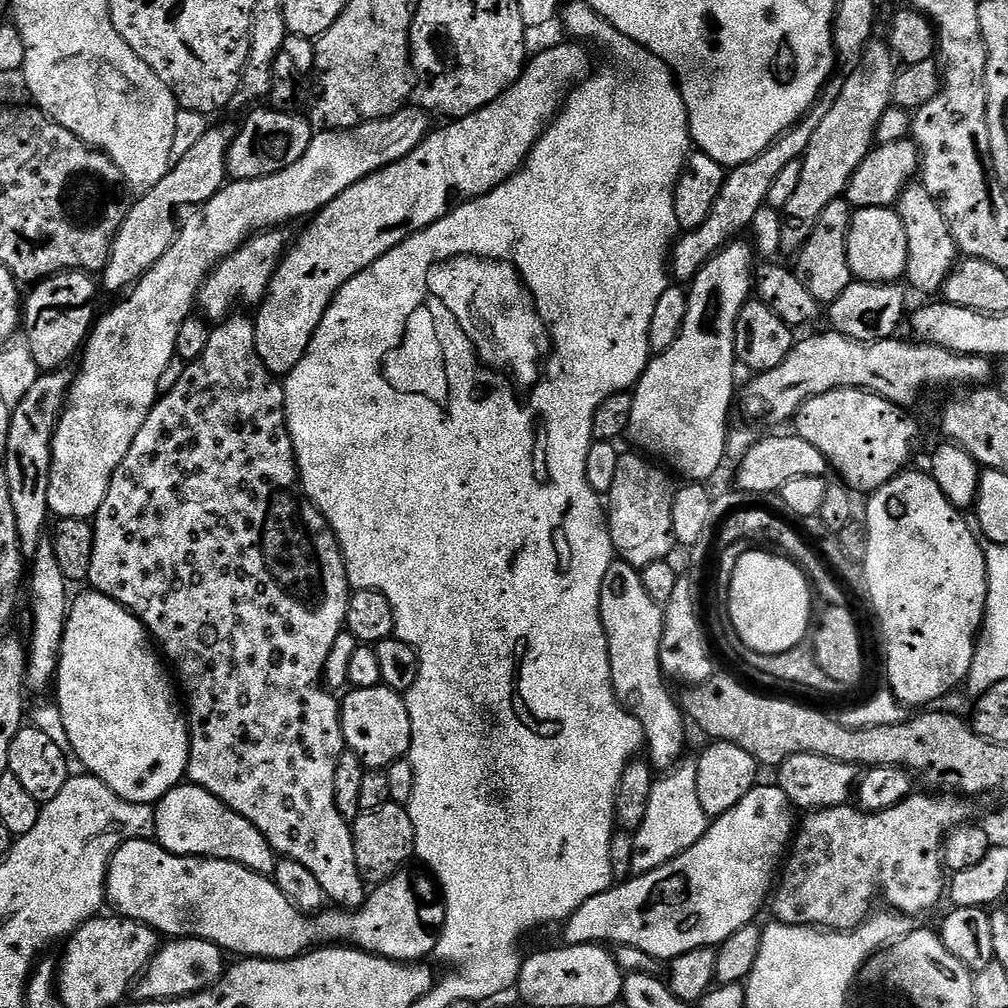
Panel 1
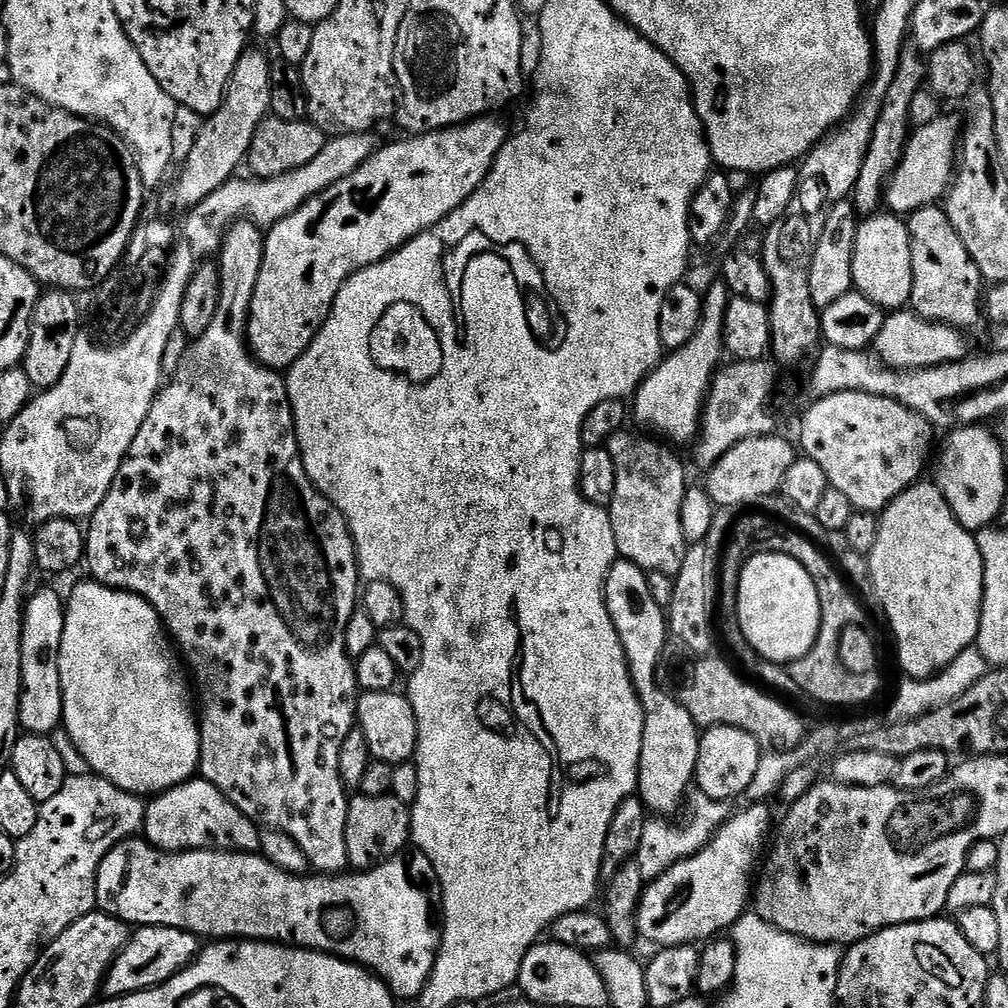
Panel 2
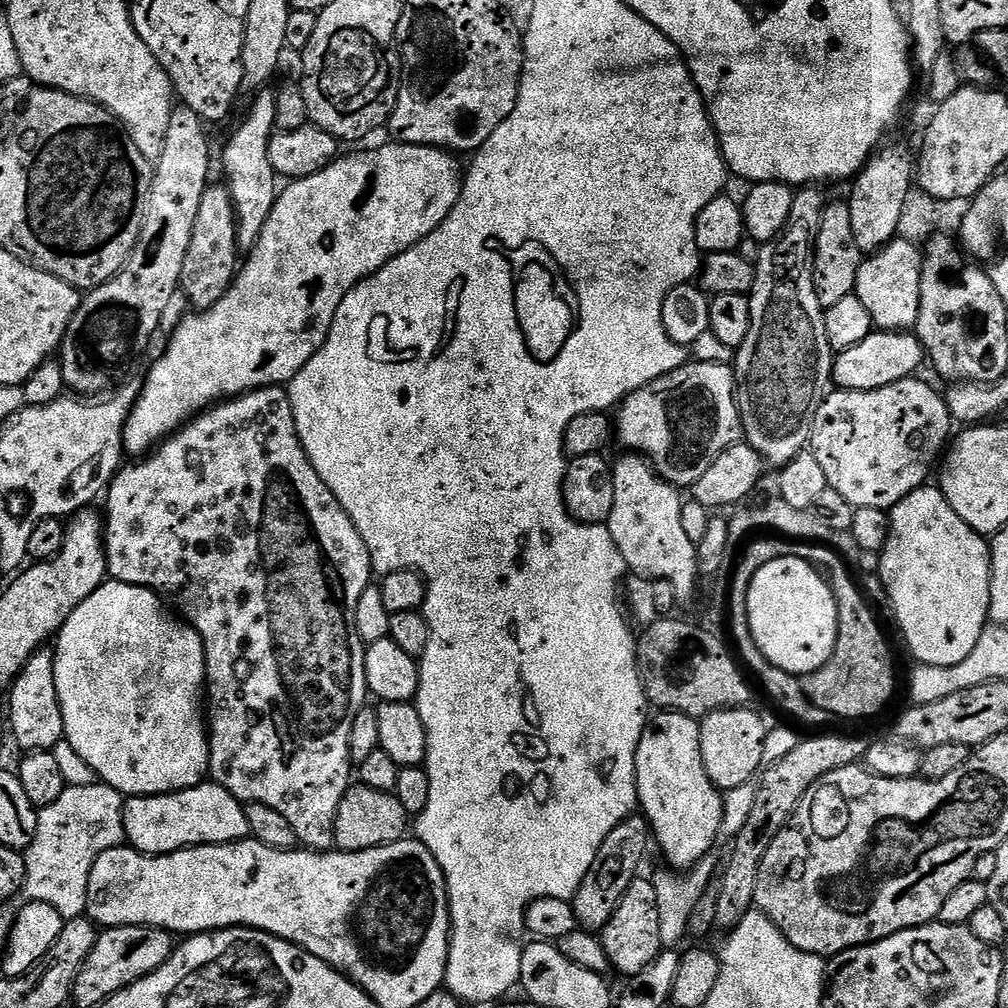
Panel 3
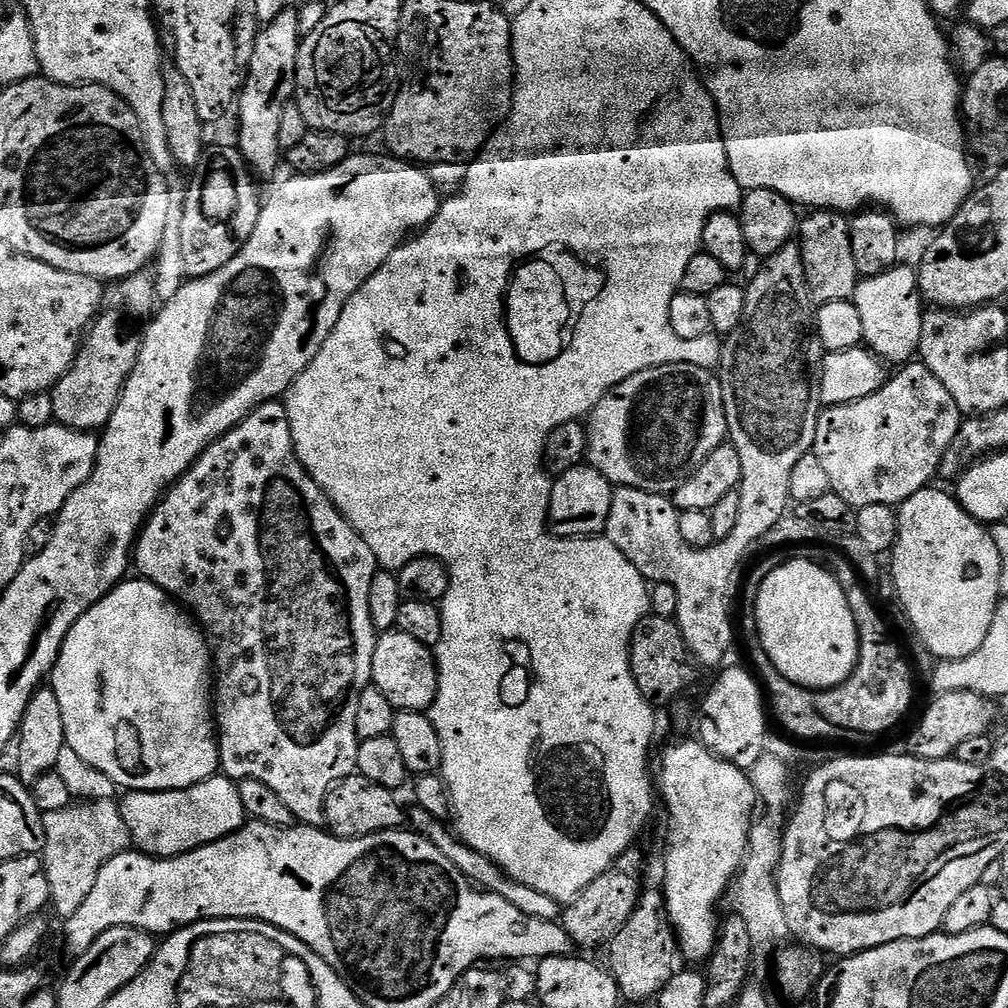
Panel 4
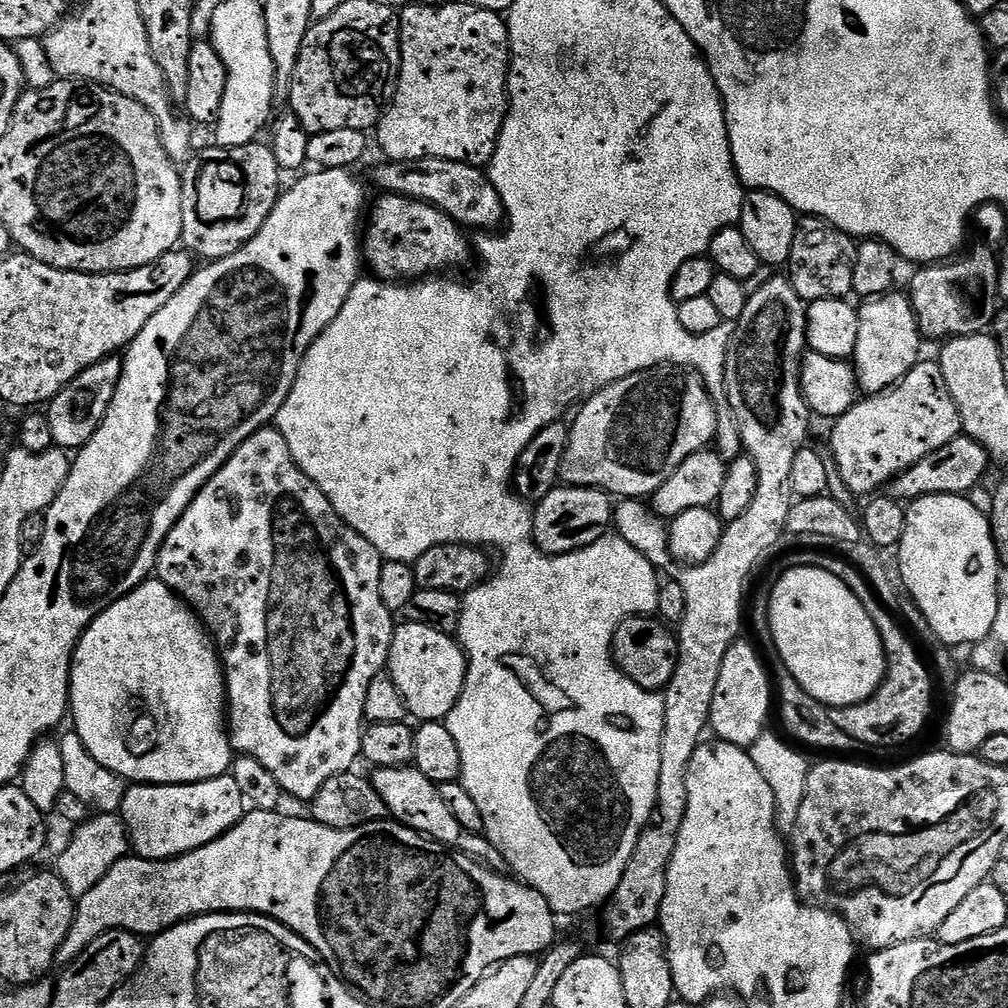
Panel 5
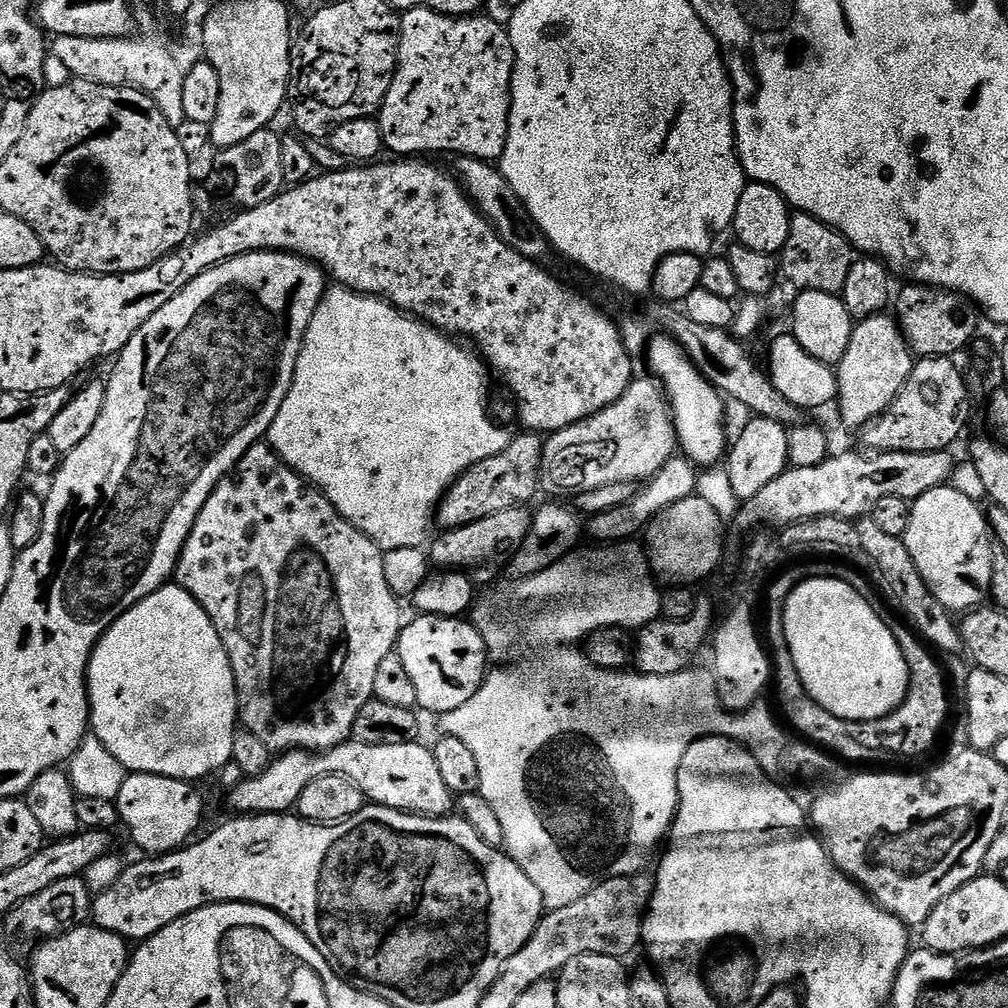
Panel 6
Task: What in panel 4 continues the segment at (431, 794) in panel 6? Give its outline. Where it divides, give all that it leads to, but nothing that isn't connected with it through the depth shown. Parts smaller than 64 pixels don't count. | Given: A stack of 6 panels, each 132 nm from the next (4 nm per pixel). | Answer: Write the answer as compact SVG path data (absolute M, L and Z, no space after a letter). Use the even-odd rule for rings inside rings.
M413 807L411 811L411 827L419 832L421 836L431 840L434 846L438 846L438 850L442 850L442 854L446 854L446 858L450 858L450 862L454 862L454 866L458 866L461 874L472 881L476 887L483 888L485 892L493 892L502 898L506 898L506 902L510 902L510 906L518 906L518 910L522 910L524 914L530 914L532 918L554 921L561 919L562 905L554 898L550 898L550 894L542 894L542 890L534 890L534 886L526 886L522 882L510 878L490 858L486 858L482 854L473 852L471 848L467 848L449 829L448 833L444 829L445 825L441 821L435 820L430 814L426 814L426 810Z

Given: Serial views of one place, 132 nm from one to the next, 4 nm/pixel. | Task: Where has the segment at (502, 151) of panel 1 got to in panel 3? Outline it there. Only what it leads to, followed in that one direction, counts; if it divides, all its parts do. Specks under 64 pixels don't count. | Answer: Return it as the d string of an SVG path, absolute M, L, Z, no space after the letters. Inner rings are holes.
M391 142L376 148L373 152L360 152L357 156L337 158L326 171L314 174L305 180L298 180L287 185L288 189L281 191L276 198L274 210L270 210L270 218L262 230L262 234L256 245L247 253L248 261L243 261L242 267L237 271L236 279L226 290L226 294L212 308L188 314L181 321L176 331L171 333L168 349L160 356L160 361L153 366L148 374L148 381L144 389L139 389L136 402L132 405L132 411L128 414L128 424L124 428L124 452L140 458L151 453L161 442L169 436L180 431L185 424L207 412L209 408L238 396L244 396L248 392L256 392L259 388L274 388L287 385L310 362L310 358L324 344L328 337L328 331L336 317L338 306L346 298L350 289L356 287L367 276L373 276L382 266L386 266L396 256L401 256L406 250L410 250L425 240L435 228L454 210L454 206L460 197L462 187L462 164L453 153L442 148L429 148L417 144L402 144Z

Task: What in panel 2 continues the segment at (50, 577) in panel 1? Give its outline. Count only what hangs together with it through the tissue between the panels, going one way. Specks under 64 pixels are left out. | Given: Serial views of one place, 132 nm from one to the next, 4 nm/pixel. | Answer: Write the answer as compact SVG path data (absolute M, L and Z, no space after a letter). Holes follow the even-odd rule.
M52 588L31 593L24 605L22 630L22 682L20 683L20 728L33 736L48 736L61 727L64 719L64 695L60 673L60 647L64 629L66 600Z

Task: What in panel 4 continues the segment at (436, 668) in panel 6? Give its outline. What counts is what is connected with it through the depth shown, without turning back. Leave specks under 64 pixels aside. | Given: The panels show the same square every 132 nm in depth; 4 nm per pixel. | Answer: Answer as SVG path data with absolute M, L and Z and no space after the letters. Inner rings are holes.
M399 630L381 632L376 637L372 659L371 683L376 685L398 710L424 712L436 701L438 674L433 649L426 647L418 638Z

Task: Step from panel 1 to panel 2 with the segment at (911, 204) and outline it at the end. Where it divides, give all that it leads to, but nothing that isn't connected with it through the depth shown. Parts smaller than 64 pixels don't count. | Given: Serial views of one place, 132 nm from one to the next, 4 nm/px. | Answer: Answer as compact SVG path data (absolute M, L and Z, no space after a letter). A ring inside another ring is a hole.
M940 206L919 208L907 217L906 223L908 233L912 235L912 269L914 270L911 311L918 313L923 320L949 324L951 328L969 330L968 328L978 327L980 316L982 320L982 297L986 292L986 281L978 270L974 258L970 258L970 250L962 246L962 238L958 238L958 230L950 226L947 211Z

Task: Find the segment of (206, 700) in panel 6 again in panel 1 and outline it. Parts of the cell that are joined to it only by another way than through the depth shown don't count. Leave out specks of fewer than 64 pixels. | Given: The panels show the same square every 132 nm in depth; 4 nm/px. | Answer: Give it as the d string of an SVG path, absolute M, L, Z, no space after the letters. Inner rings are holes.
M87 591L77 600L75 597L68 609L60 665L56 671L54 700L62 714L62 722L66 722L70 746L74 746L89 773L110 786L110 790L114 790L114 794L123 800L155 805L185 779L190 735L186 712L165 661L155 651L152 653L148 649L150 637L136 613L129 612L101 592Z

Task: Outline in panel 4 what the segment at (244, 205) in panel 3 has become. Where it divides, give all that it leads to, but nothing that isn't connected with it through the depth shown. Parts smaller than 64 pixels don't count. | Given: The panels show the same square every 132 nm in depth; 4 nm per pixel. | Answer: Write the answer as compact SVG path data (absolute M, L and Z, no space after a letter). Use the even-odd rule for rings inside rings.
M289 10L278 14L267 26L261 27L256 41L252 44L252 57L248 60L248 76L243 77L242 87L238 92L238 112L240 108L240 141L238 147L248 167L261 181L268 180L282 168L282 150L278 146L278 121L282 118L282 110L296 94L296 67L300 53L299 11Z

